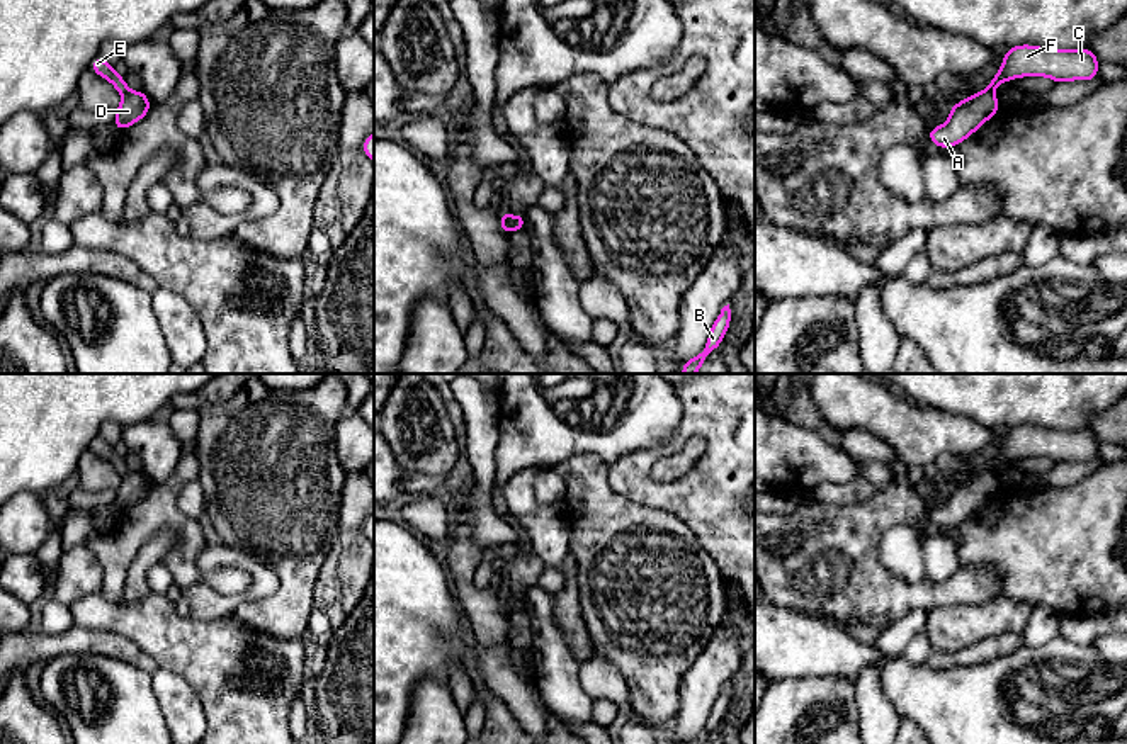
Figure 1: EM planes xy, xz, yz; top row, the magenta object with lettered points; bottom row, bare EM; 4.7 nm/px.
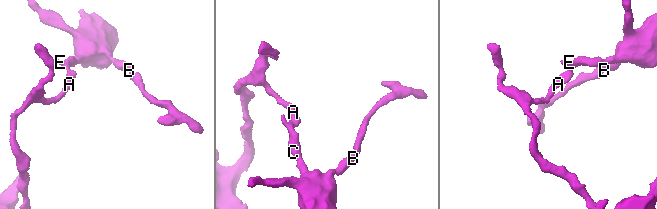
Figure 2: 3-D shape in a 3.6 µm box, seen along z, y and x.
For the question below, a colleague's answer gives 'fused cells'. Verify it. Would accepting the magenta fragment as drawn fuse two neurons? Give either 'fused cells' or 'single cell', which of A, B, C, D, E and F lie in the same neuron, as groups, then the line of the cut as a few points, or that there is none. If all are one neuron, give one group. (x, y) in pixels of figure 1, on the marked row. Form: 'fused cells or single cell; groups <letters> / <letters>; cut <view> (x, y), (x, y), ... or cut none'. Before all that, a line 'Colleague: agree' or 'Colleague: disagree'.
Colleague: agree
fused cells; groups A D / B C E F; cut xy (128, 89), (123, 95)

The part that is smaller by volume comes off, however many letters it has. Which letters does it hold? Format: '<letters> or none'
B, C, E, F

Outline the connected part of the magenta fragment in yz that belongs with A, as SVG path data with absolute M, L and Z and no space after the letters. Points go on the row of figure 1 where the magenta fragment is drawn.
M981 90L950 107L949 119L943 126L928 129L930 141L938 148L950 148L972 132L1000 110L993 90Z

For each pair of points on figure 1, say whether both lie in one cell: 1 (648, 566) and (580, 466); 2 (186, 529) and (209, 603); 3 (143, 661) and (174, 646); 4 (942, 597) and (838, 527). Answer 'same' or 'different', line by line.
1: same
2: different
3: different
4: same

